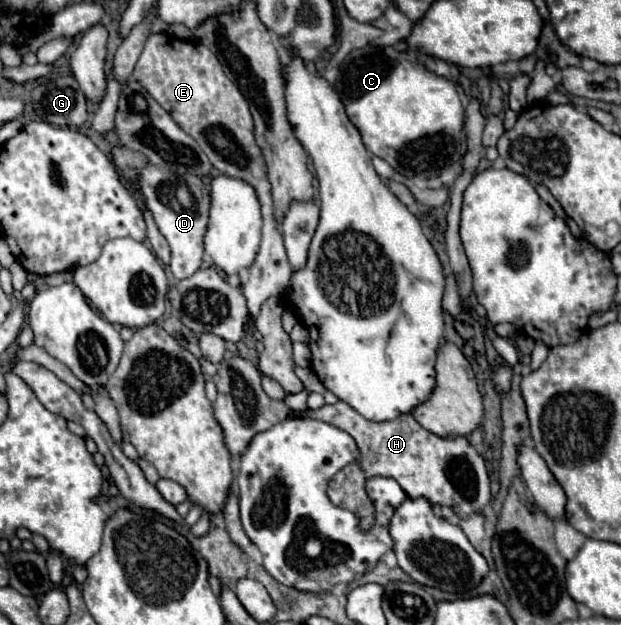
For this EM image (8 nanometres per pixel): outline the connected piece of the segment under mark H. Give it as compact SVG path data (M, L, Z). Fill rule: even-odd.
M339 401L335 405L325 405L317 411L307 411L303 415L311 415L315 419L327 421L345 433L349 433L359 449L359 459L345 465L331 481L329 481L329 499L335 505L345 505L345 509L353 509L365 517L365 525L369 525L369 515L361 509L361 491L363 483L369 477L393 477L403 491L411 497L425 497L433 507L451 507L459 519L465 519L469 513L483 513L491 503L489 477L485 469L483 457L471 447L467 437L443 439L427 429L423 429L411 415L397 417L393 421L367 421L353 407Z

